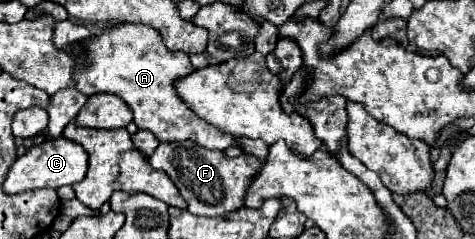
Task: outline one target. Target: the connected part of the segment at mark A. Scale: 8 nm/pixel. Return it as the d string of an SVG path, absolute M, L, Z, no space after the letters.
M118 24L112 28L106 28L100 36L92 36L90 40L86 40L86 44L78 46L78 52L72 56L74 60L74 82L76 82L76 90L80 90L86 96L92 94L114 94L118 98L122 98L130 110L134 112L134 122L140 130L148 130L152 132L160 142L182 142L182 140L194 140L206 148L220 148L226 150L228 146L232 146L236 140L232 136L222 134L220 130L212 128L208 122L204 122L202 118L198 118L176 94L172 82L180 76L186 76L194 70L194 66L190 64L188 56L184 52L170 52L164 44L160 34L144 24Z

